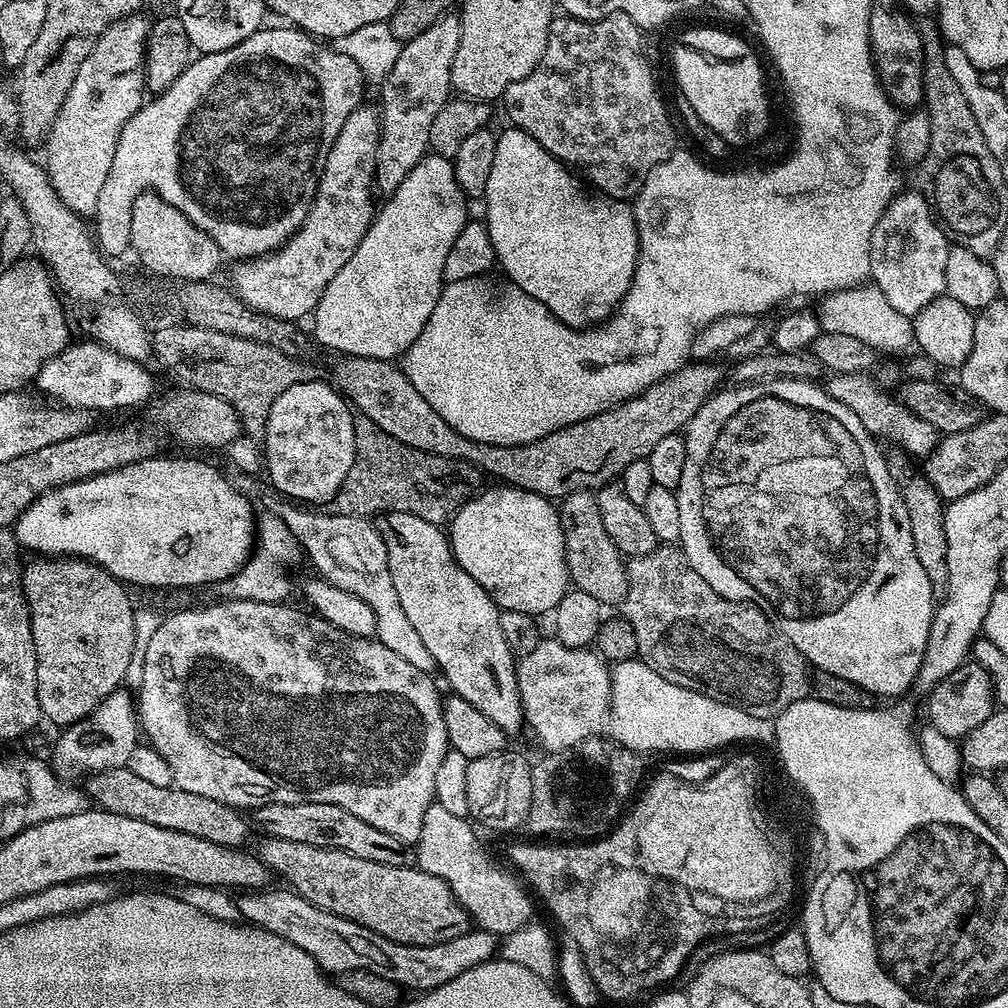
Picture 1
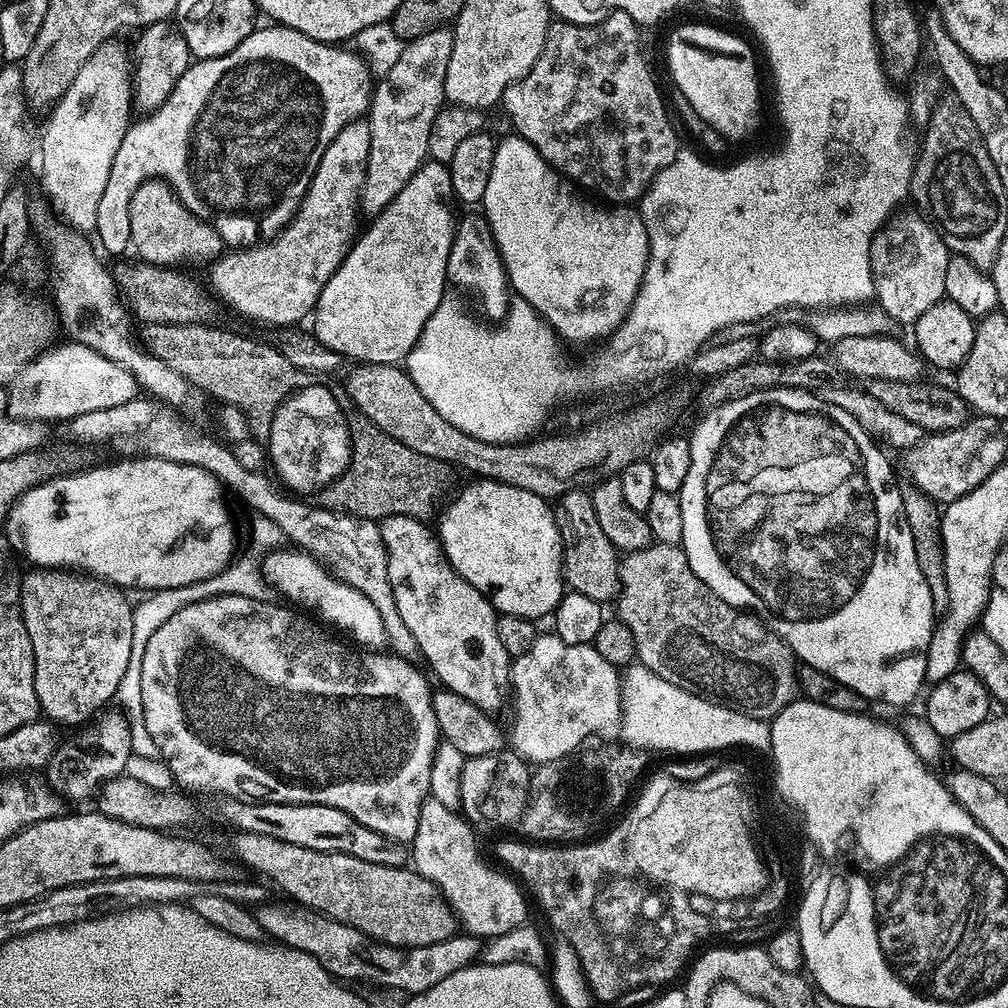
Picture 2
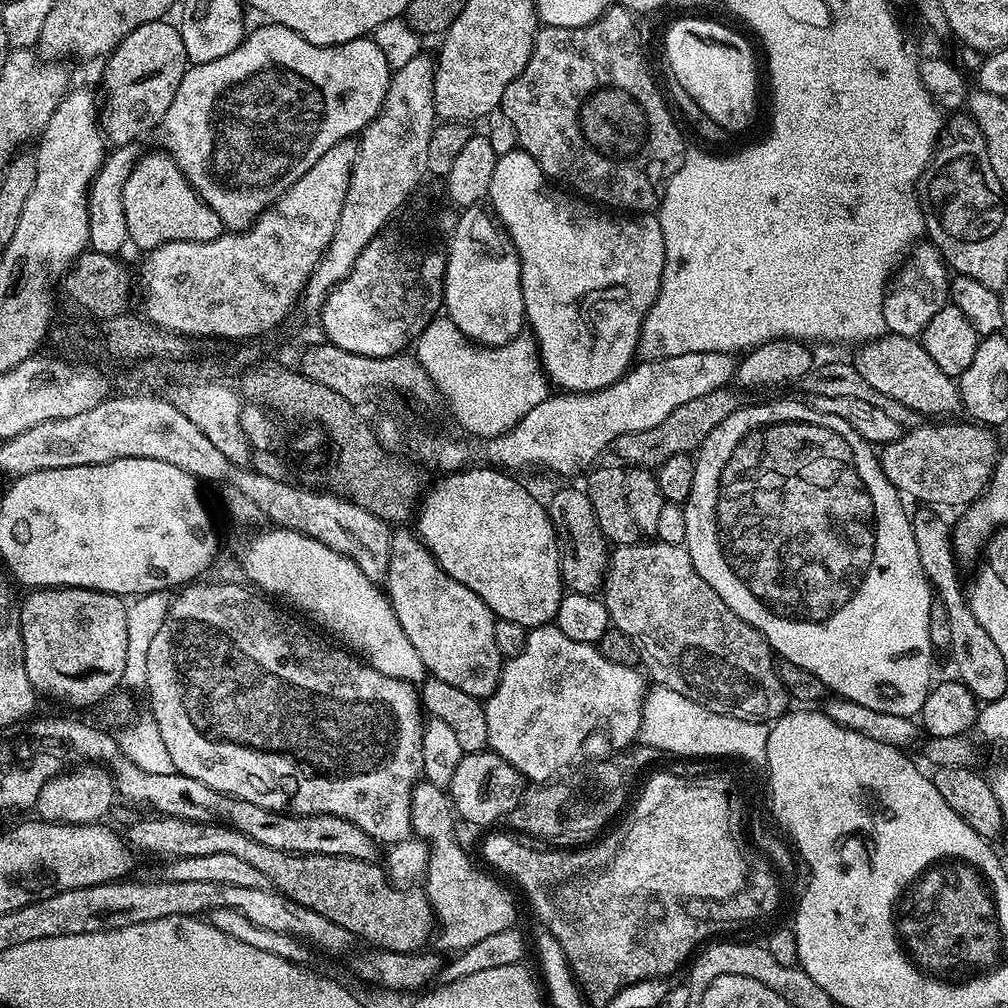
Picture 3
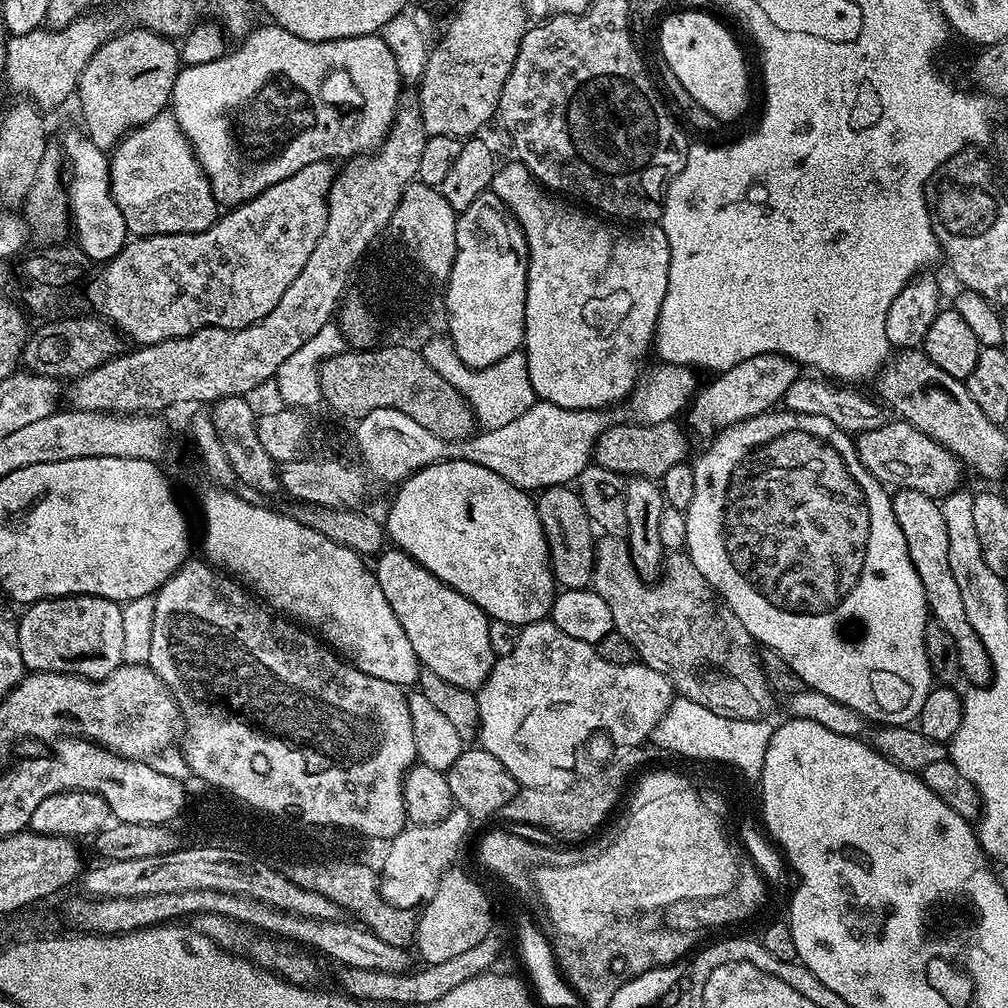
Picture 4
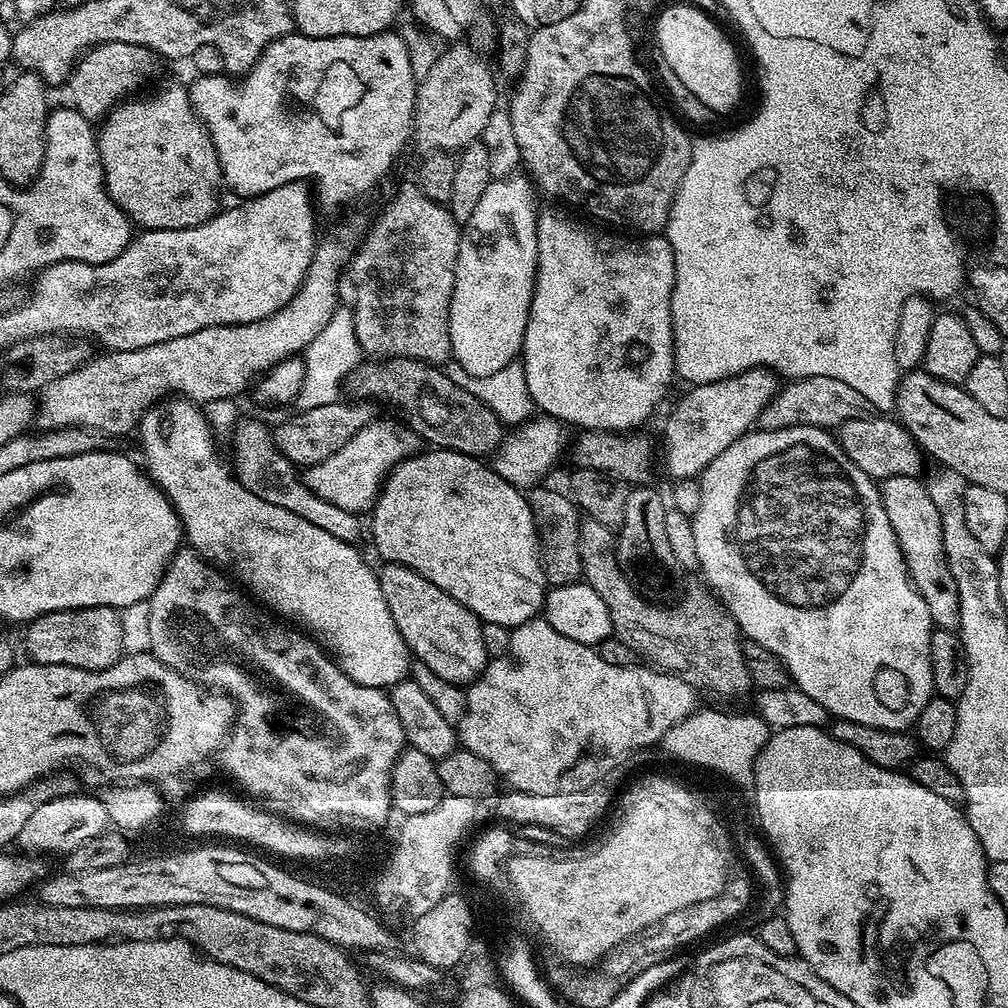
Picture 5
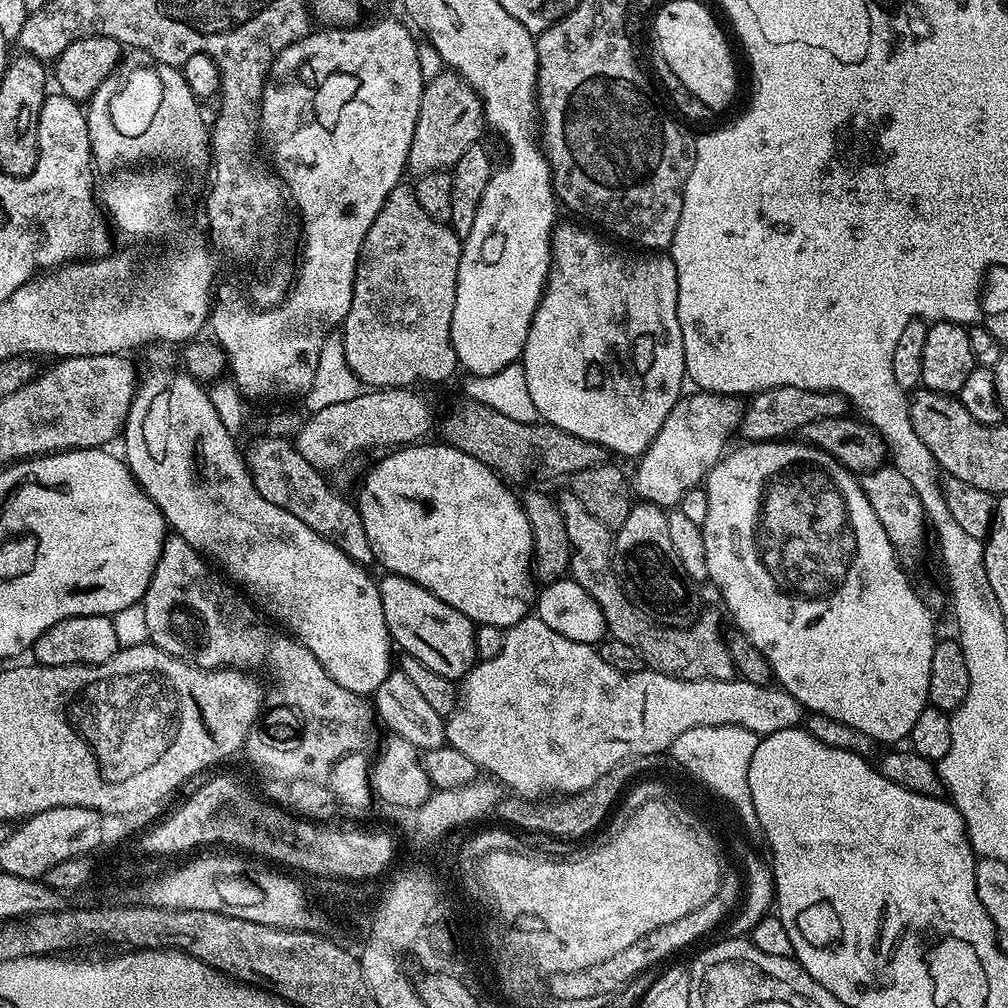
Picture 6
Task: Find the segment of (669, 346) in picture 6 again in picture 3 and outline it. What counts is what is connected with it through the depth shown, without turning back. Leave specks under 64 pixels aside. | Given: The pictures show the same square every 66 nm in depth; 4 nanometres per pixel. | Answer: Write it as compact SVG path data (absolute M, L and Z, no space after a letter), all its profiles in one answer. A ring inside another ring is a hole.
M522 150L515 151L501 151L497 155L496 165L494 166L494 178L490 178L488 200L490 201L491 211L502 225L504 231L512 239L512 244L515 246L516 253L520 259L520 282L522 284L522 298L524 299L524 314L527 327L529 329L532 327L530 332L536 341L540 354L540 366L543 368L544 374L549 381L557 389L563 390L565 393L600 391L612 383L618 382L633 367L634 359L632 360L632 355L635 357L638 352L640 327L646 318L646 314L651 310L652 303L656 301L656 295L660 288L660 274L664 269L664 243L662 242L659 219L655 215L644 214L639 218L619 220L616 217L619 215L609 214L599 207L593 206L587 199L577 198L575 195L561 190L545 176L544 171L538 166L538 162L534 162L534 158L530 158L530 154L526 154Z

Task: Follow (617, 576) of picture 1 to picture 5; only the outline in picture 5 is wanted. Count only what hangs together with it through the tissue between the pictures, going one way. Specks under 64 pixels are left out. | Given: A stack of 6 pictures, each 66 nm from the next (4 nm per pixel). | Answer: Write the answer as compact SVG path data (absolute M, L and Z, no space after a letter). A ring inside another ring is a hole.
M537 486L527 493L528 505L534 514L536 523L536 534L540 538L540 563L544 565L544 579L551 587L557 588L563 584L575 584L582 576L582 558L578 550L580 541L580 526L582 523L582 513L576 507L575 500L571 495L559 492L556 488L544 488Z

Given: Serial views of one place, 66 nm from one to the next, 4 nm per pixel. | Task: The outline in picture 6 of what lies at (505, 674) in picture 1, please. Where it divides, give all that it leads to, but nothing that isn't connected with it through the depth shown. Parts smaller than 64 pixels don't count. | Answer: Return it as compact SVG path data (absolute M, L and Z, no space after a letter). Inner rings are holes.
M391 574L381 577L378 587L382 610L386 614L388 634L395 647L397 644L401 653L418 658L418 662L430 666L430 670L435 670L437 674L459 681L478 660L475 646L476 628L472 620L466 618L466 614L454 610L454 606L446 606L446 602L430 594L430 590L406 578Z

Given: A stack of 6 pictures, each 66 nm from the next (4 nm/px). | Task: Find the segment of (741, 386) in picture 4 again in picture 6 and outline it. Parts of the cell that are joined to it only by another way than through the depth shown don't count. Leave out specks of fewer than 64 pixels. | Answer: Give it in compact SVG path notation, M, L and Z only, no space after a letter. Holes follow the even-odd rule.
M703 390L693 393L692 397L681 395L674 410L666 414L662 430L658 430L648 449L635 461L636 473L631 473L630 487L643 503L657 504L665 510L675 509L686 490L701 487L707 480L708 471L725 455L732 432L734 436L740 427L742 404L737 397Z

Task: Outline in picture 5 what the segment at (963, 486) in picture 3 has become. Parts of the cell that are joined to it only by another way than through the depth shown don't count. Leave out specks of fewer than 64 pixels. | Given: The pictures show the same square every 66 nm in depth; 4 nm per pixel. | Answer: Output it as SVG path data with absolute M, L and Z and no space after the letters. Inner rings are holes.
M873 414L861 420L851 420L838 428L840 445L842 450L846 450L850 462L854 462L858 470L877 482L883 482L891 476L920 476L923 473L925 457L917 448L916 440L905 430L899 419L891 419Z

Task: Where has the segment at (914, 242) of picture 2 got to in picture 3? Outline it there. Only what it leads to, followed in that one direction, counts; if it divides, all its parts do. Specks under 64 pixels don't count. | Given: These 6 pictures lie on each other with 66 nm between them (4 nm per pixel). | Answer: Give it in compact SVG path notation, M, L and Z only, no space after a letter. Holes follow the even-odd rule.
M920 242L895 269L884 297L884 327L891 335L919 337L924 327L949 303L950 269L931 242Z

